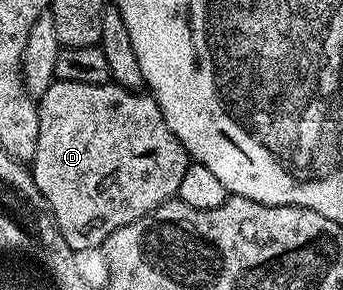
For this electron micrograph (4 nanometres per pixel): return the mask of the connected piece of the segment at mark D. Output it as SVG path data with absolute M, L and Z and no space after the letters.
M55 81L50 84L48 91L40 94L40 100L37 102L38 118L40 119L40 135L36 143L36 155L32 162L32 172L34 182L40 191L40 195L46 201L54 221L58 224L58 229L64 235L64 239L70 244L71 250L75 249L96 249L101 246L104 235L119 229L121 225L132 223L144 215L148 215L158 205L163 205L166 201L171 200L177 194L180 187L180 179L184 177L184 171L192 164L192 158L186 149L172 135L168 123L164 123L164 115L160 107L155 103L153 96L145 95L122 89L113 83L104 85L93 85L92 83L72 83L71 81Z

